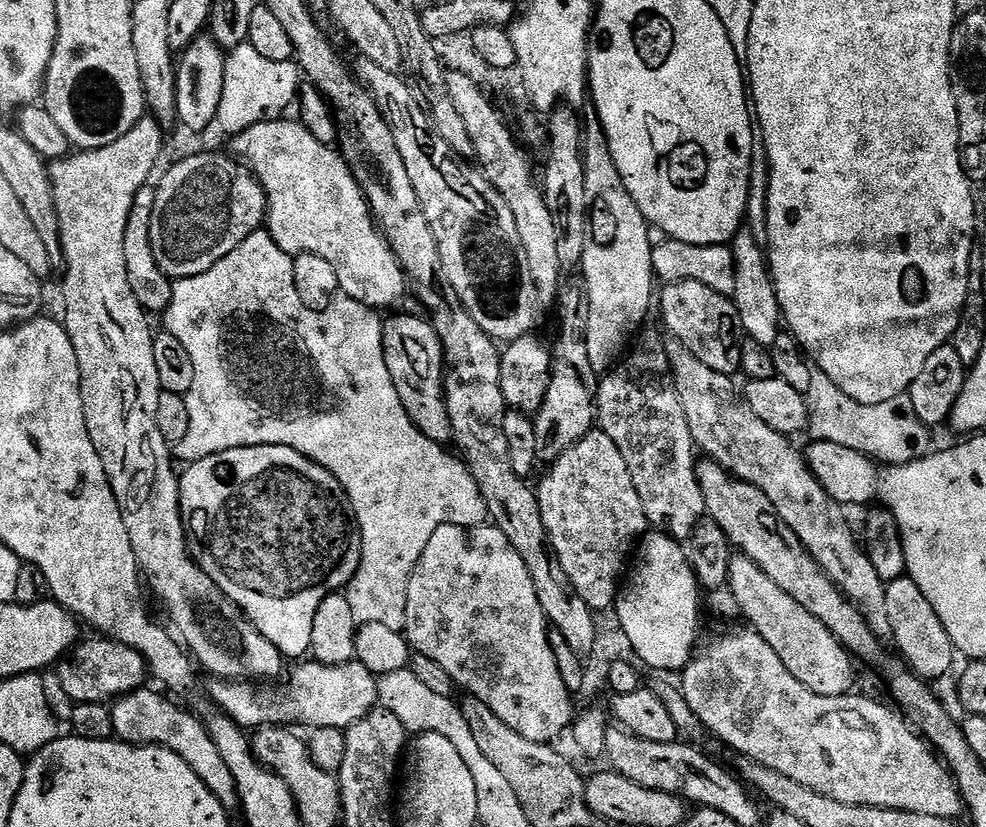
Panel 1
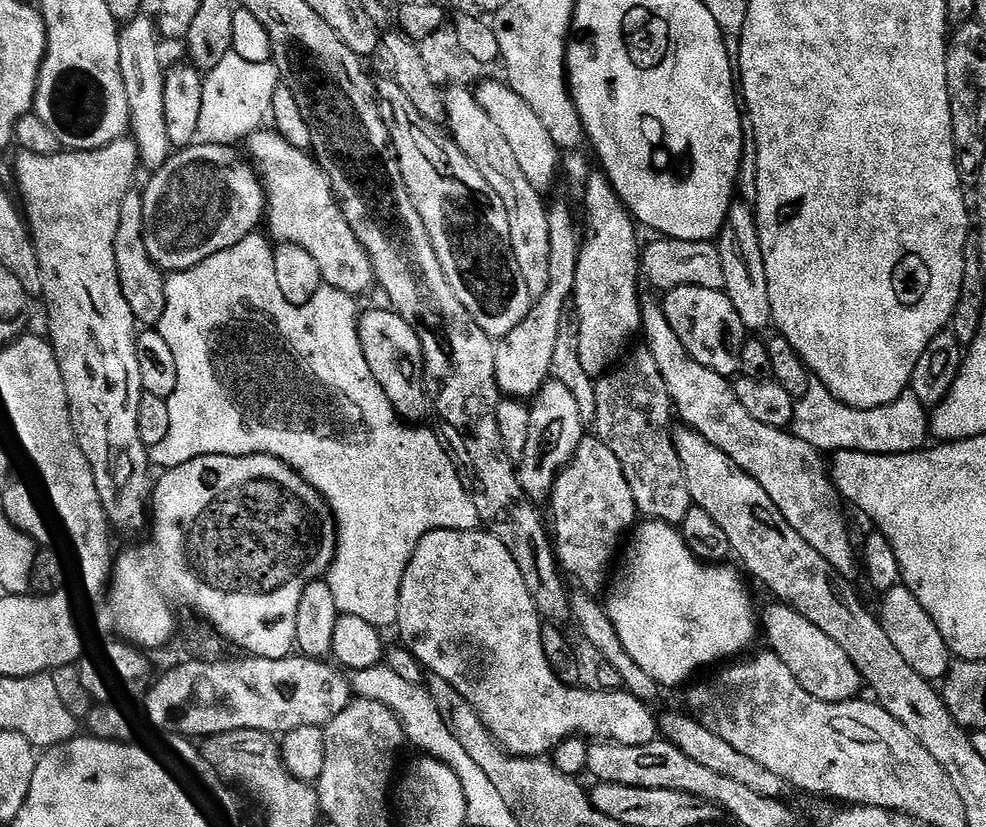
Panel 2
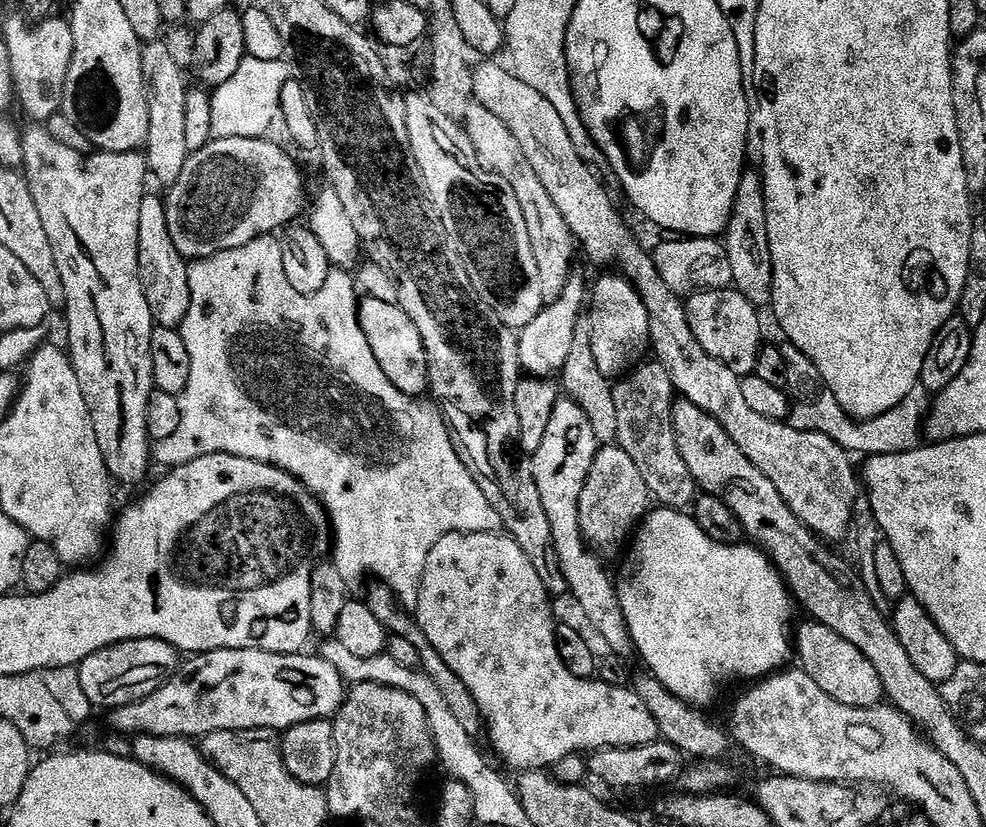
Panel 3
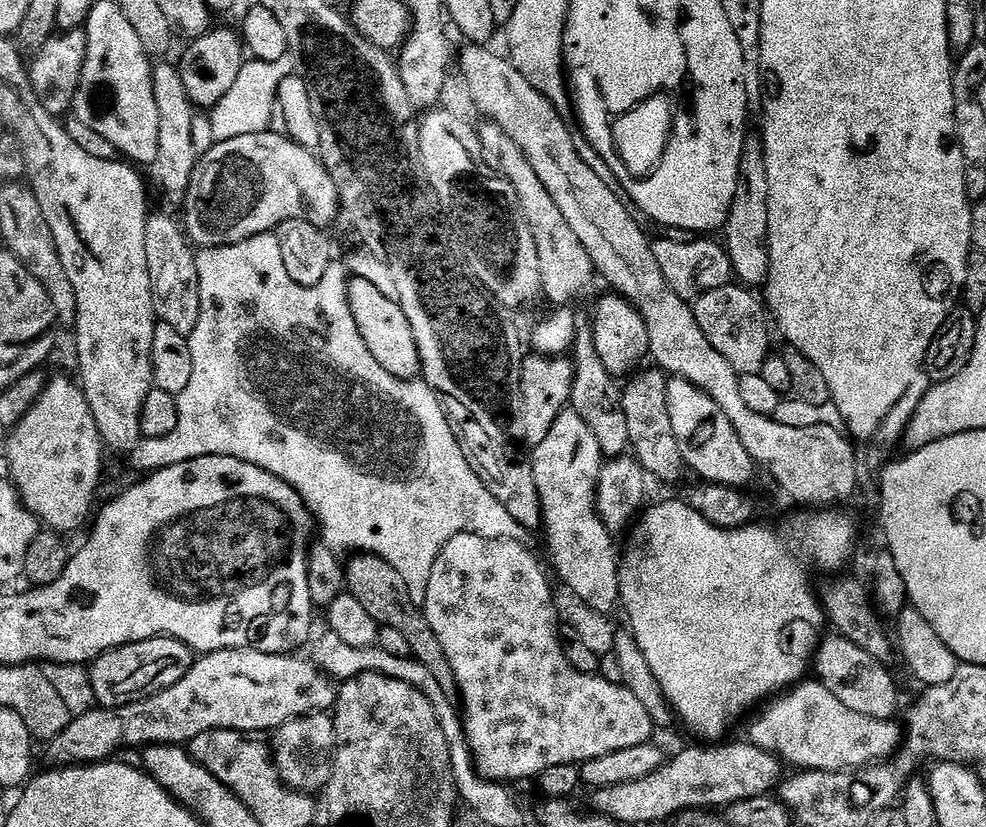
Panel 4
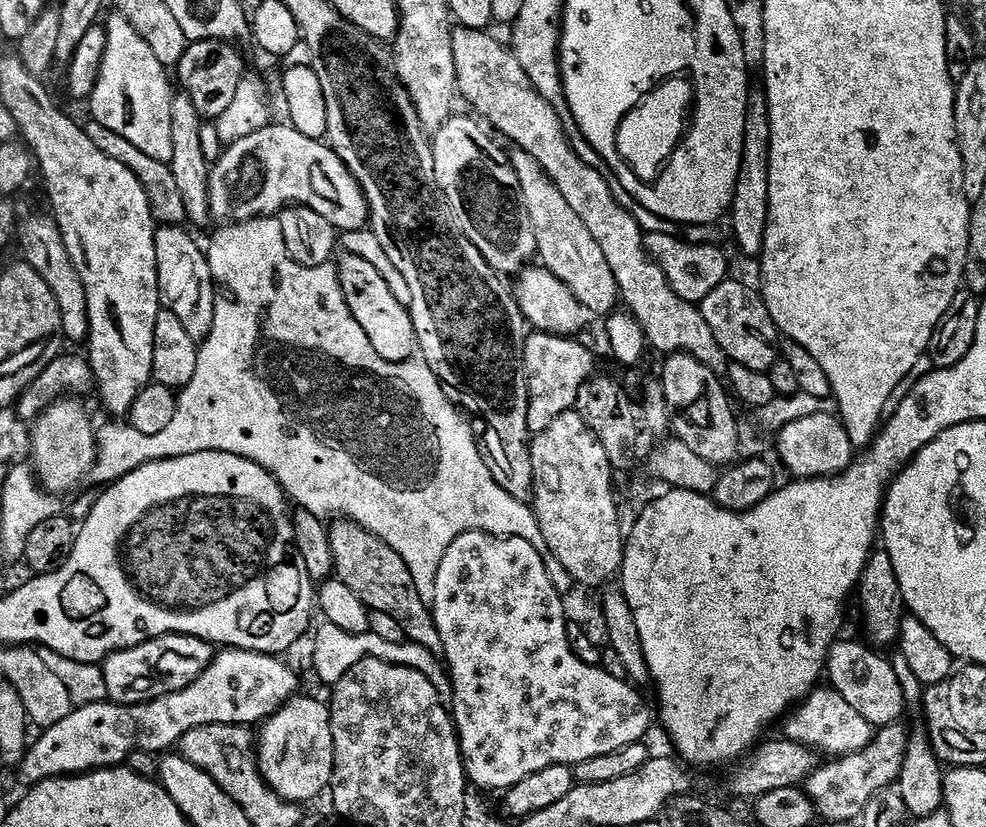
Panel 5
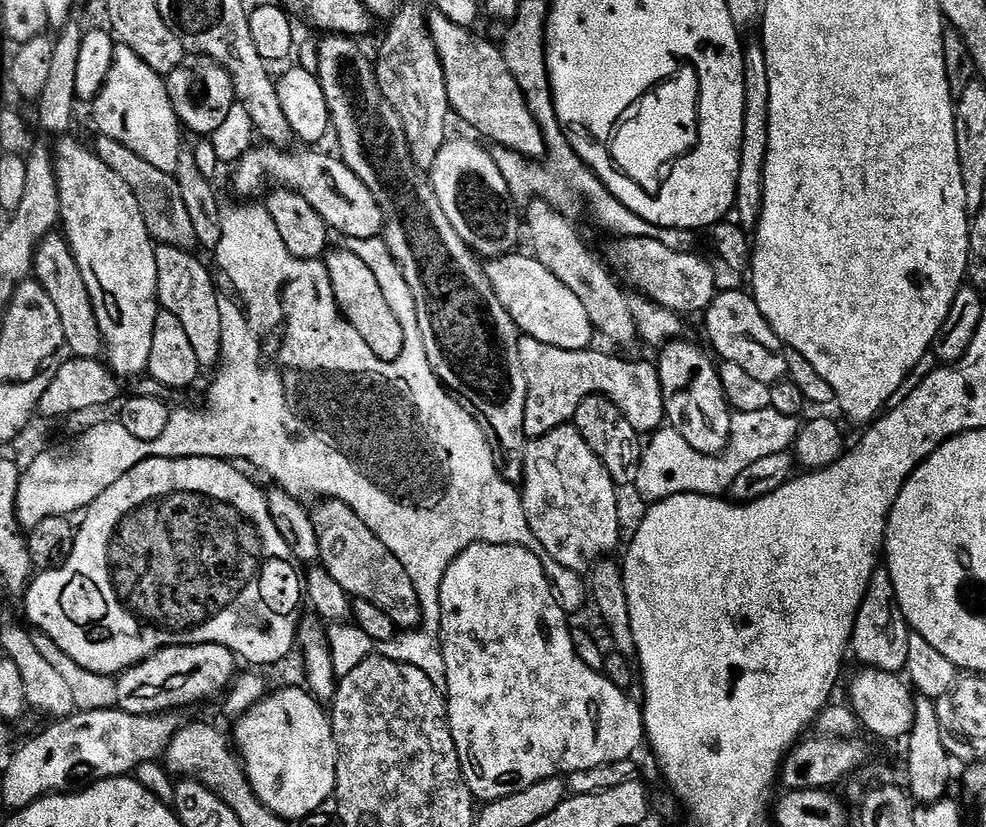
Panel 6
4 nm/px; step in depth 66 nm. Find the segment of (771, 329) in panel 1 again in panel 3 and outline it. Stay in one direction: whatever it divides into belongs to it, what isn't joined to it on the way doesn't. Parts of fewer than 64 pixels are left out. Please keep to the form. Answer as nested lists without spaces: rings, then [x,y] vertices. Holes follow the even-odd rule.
[[[745,170],[738,182],[738,194],[734,194],[734,206],[728,219],[728,226],[722,233],[722,243],[730,258],[731,287],[741,292],[750,303],[768,306],[772,302],[772,259],[770,258],[770,234],[766,234],[766,198],[764,181],[759,171]]]

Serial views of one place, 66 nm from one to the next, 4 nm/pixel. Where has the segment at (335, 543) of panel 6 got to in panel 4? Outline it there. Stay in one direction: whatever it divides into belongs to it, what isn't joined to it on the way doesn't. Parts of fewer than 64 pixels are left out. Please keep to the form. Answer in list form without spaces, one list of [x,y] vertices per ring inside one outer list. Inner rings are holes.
[[[356,554],[352,558],[353,560],[346,564],[347,591],[362,604],[363,609],[377,621],[380,628],[398,630],[410,642],[412,656],[421,669],[431,680],[438,682],[438,686],[442,686],[448,700],[459,701],[460,687],[454,678],[454,670],[450,670],[450,658],[446,658],[446,650],[442,650],[438,634],[430,630],[430,622],[426,622],[421,605],[414,603],[410,598],[410,590],[402,574],[398,574],[394,566],[390,566],[390,562],[386,562],[380,556]]]

